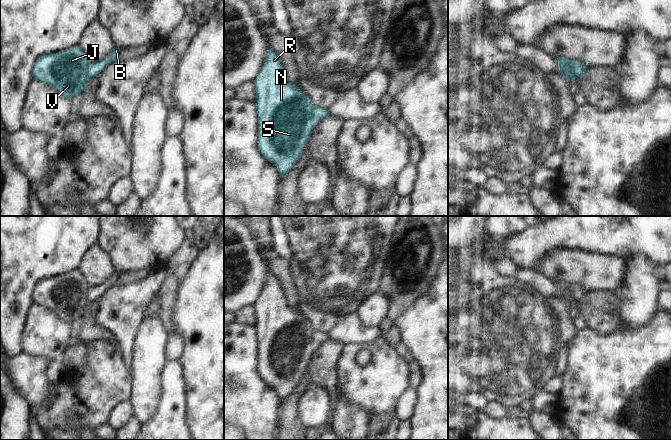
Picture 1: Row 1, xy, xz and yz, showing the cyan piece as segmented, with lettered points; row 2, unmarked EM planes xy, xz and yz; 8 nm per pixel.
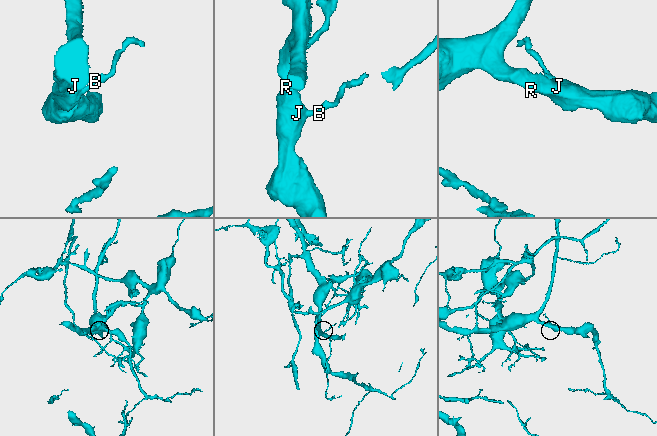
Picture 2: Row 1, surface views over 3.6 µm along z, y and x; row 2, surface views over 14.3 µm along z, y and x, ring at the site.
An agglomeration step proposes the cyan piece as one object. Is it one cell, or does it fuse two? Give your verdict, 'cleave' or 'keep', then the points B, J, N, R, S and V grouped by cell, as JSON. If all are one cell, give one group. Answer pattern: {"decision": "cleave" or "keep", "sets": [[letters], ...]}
{"decision": "cleave", "sets": [["B"], ["J", "N", "R", "S", "V"]]}

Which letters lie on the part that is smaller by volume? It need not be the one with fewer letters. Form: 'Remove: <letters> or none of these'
Remove: B

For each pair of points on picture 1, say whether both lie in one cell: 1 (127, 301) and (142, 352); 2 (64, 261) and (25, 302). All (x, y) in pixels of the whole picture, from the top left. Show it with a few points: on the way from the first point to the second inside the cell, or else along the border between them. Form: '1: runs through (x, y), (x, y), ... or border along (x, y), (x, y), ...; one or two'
1: border along (143, 319), (136, 332), (133, 353), (131, 355); two
2: runs through (50, 261), (25, 285), (25, 288); one

